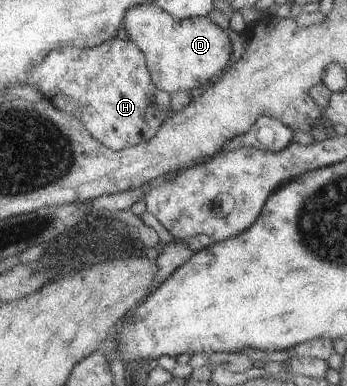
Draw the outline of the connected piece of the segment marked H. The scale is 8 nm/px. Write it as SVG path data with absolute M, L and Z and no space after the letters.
M113 38L90 48L66 46L62 49L54 49L42 61L34 63L34 67L26 73L26 81L21 85L29 86L42 99L50 101L50 105L54 108L78 119L95 141L112 151L149 141L158 131L158 127L161 127L170 106L170 95L154 86L146 66L146 57L129 38L125 41Z

